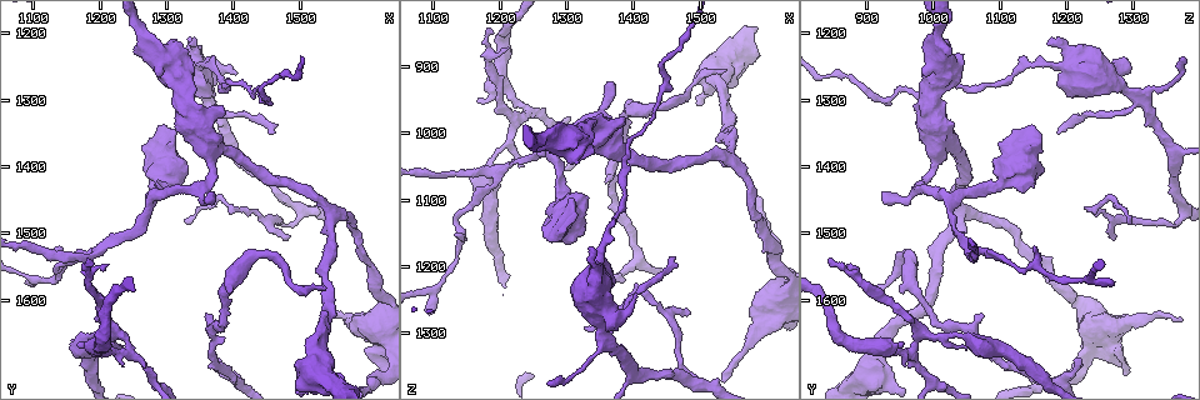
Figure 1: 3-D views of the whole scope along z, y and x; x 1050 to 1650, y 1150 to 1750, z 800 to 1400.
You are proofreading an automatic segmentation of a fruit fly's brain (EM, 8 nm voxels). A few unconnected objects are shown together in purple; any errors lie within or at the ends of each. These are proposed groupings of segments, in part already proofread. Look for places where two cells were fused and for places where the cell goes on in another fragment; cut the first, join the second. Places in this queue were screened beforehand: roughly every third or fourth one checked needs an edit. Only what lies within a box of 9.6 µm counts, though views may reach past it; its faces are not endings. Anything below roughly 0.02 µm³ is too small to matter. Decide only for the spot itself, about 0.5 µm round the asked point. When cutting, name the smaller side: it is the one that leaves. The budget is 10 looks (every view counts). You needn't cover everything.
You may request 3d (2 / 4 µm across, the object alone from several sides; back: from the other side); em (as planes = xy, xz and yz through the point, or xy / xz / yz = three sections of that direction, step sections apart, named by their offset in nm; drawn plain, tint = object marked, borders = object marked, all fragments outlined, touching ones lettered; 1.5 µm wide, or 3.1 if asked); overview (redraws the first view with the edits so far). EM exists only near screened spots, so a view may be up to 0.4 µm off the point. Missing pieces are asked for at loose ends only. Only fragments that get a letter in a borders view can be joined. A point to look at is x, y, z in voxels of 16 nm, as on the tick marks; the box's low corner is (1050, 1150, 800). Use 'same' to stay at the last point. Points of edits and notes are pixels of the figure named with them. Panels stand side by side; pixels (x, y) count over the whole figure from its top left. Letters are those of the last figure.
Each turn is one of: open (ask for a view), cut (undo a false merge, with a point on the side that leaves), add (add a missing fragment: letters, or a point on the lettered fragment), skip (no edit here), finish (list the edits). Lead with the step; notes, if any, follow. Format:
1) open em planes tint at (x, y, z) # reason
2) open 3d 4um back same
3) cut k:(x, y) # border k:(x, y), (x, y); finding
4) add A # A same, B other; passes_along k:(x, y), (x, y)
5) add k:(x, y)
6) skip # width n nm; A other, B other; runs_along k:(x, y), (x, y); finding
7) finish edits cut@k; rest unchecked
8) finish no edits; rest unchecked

open 3d 2um at (1165, 1665, 955) # free end

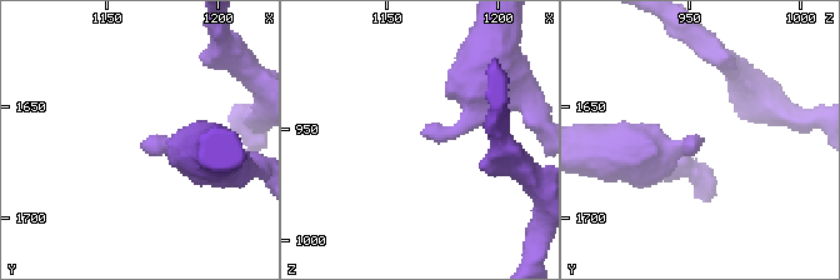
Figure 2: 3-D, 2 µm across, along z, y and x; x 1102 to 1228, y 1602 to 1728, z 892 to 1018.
open em xy step 4 tint at (1167, 1667, 952) # now the EM

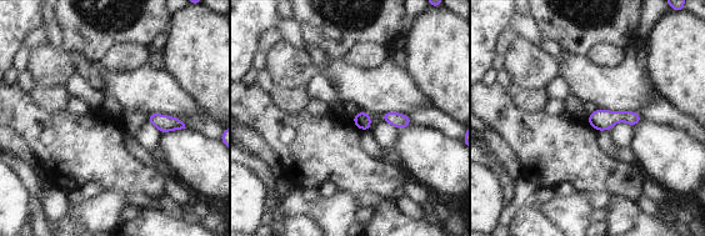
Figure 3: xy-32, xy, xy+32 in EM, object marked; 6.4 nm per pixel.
open em planes borders same

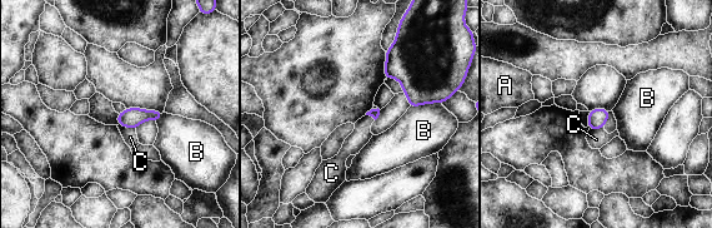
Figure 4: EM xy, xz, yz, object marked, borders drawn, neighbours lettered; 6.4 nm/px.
skip # A other, B other, C other; border 4:(118, 124), (135, 130); no lettered fragment goes on from it

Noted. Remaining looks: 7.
open 3d 2um at (1540, 1580, 905) # tapers out

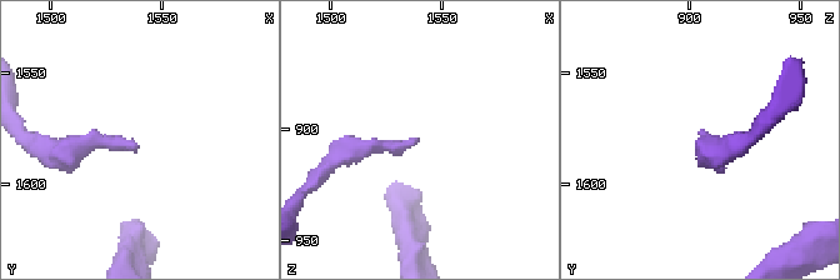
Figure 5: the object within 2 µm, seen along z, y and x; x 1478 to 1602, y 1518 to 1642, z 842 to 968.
open em planes plain at (1536, 1582, 904)

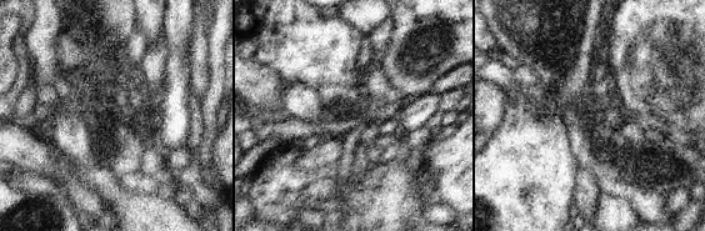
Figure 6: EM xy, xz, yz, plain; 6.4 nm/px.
open em planes borders same # see the neighbours

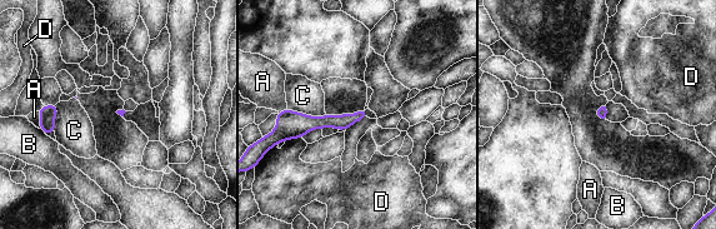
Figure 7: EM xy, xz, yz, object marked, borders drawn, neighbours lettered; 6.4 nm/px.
skip # A other, B other, C other, D other; border 7:(288, 108), (316, 117), (325, 114); no lettered fragment goes on from it

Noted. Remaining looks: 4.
open em xy step 4 tint at (1405, 1260, 1240) # free end

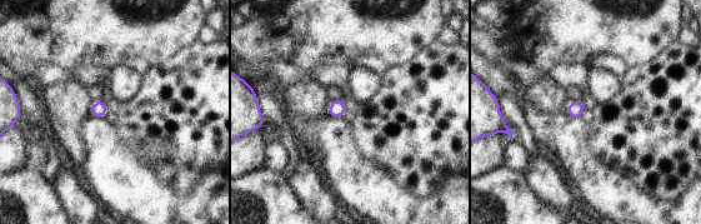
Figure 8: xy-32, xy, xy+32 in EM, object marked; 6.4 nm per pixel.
open em planes borders same # cut it another way

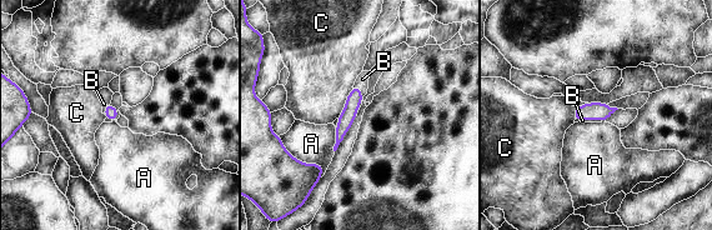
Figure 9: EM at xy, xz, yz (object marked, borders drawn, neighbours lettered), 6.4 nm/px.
add B # A other, B same, C other; passes_along 9:(346, 118), (361, 91), (362, 79); it goes on there

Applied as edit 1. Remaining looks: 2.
open em xy step 8 tint at (1095, 1580, 1270) # branch stops here

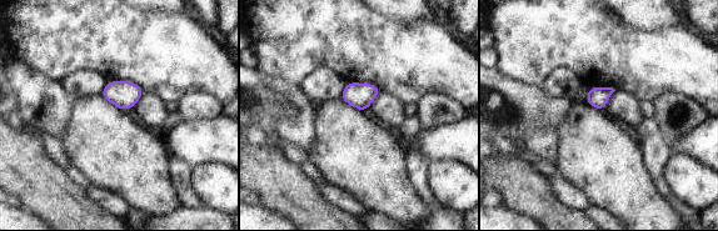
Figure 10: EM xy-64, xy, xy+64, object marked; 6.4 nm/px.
open em planes borders same

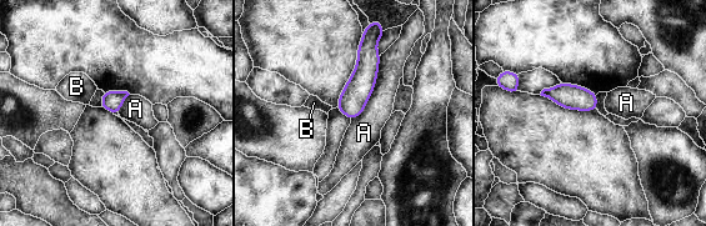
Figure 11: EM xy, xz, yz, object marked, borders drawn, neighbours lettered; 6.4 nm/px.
skip # longest_contact A 460 nm; A other, B other; border 11:(381, 55), (374, 91), (351, 120); none of them fits

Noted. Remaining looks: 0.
finish edits add@9; rest unchecked

